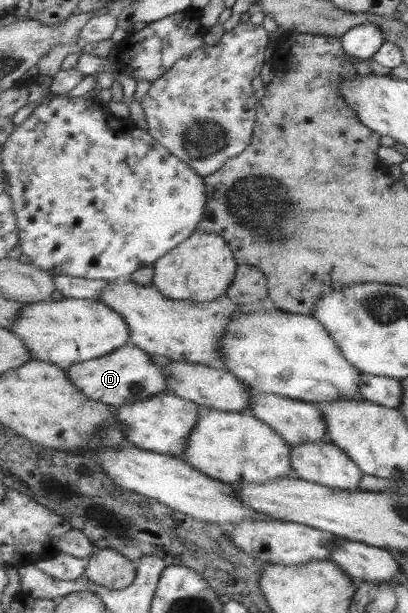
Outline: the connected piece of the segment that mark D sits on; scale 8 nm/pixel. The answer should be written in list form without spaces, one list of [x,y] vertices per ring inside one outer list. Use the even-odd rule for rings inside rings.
[[[131,343],[107,356],[73,364],[68,370],[68,377],[82,389],[82,392],[93,401],[103,401],[107,405],[120,406],[146,400],[158,393],[167,392],[168,374],[161,366],[151,361],[151,354]]]

